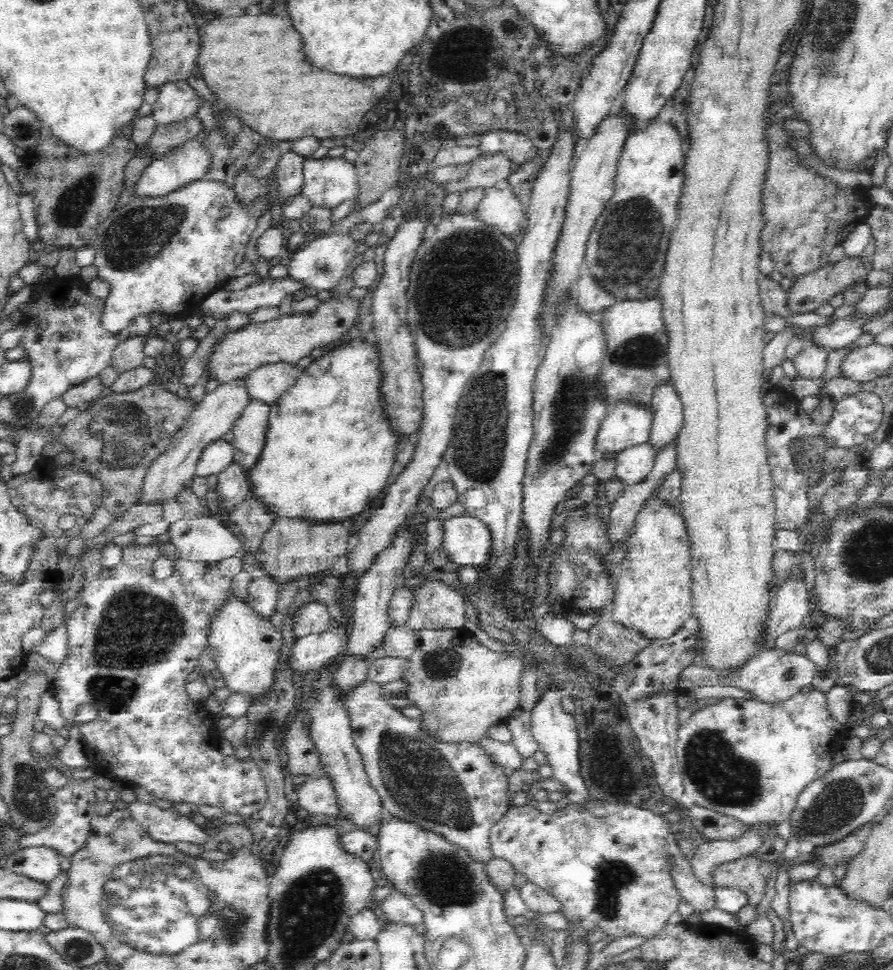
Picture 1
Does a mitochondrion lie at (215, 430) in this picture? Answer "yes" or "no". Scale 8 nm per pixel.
no

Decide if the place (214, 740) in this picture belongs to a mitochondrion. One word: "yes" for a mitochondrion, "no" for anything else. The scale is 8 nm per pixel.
no

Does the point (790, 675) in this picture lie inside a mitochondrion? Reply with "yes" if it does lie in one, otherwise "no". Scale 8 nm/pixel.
yes

